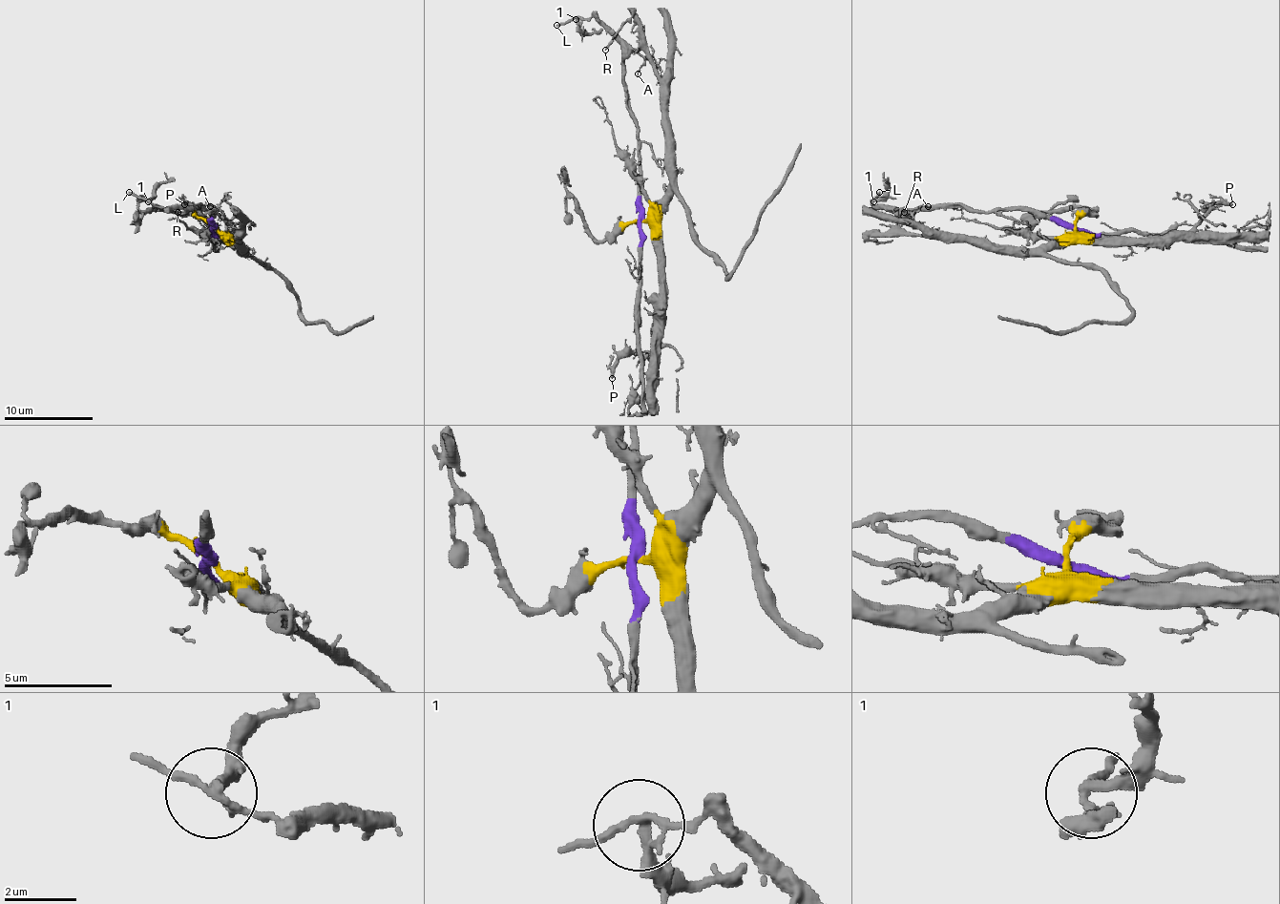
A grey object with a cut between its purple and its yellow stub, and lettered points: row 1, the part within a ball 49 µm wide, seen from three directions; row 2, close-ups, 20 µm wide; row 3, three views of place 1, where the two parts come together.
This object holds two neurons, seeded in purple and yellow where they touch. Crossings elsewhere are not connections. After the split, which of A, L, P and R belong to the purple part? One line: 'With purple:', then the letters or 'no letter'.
With purple: A, L, R

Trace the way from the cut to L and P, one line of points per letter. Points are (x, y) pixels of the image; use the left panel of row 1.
L: (213, 227), (210, 209), (166, 209), (128, 191)
P: (215, 227), (223, 236), (233, 238), (220, 211), (208, 204), (183, 204)

